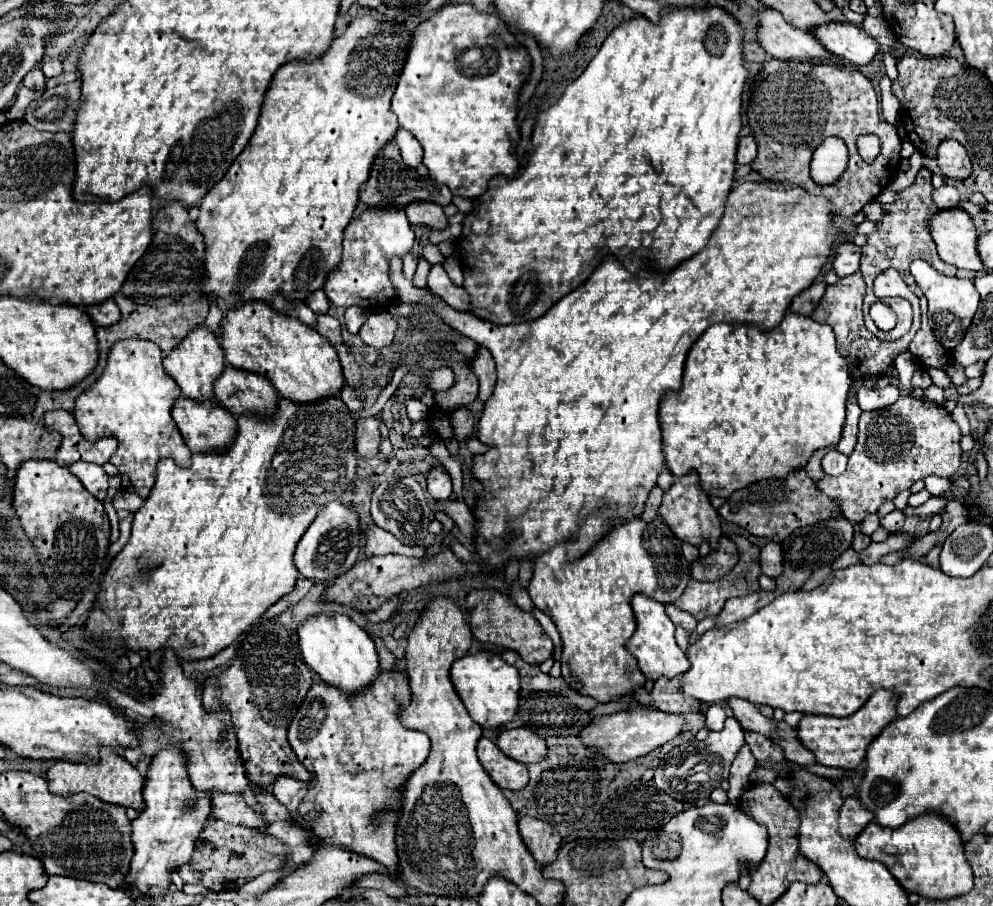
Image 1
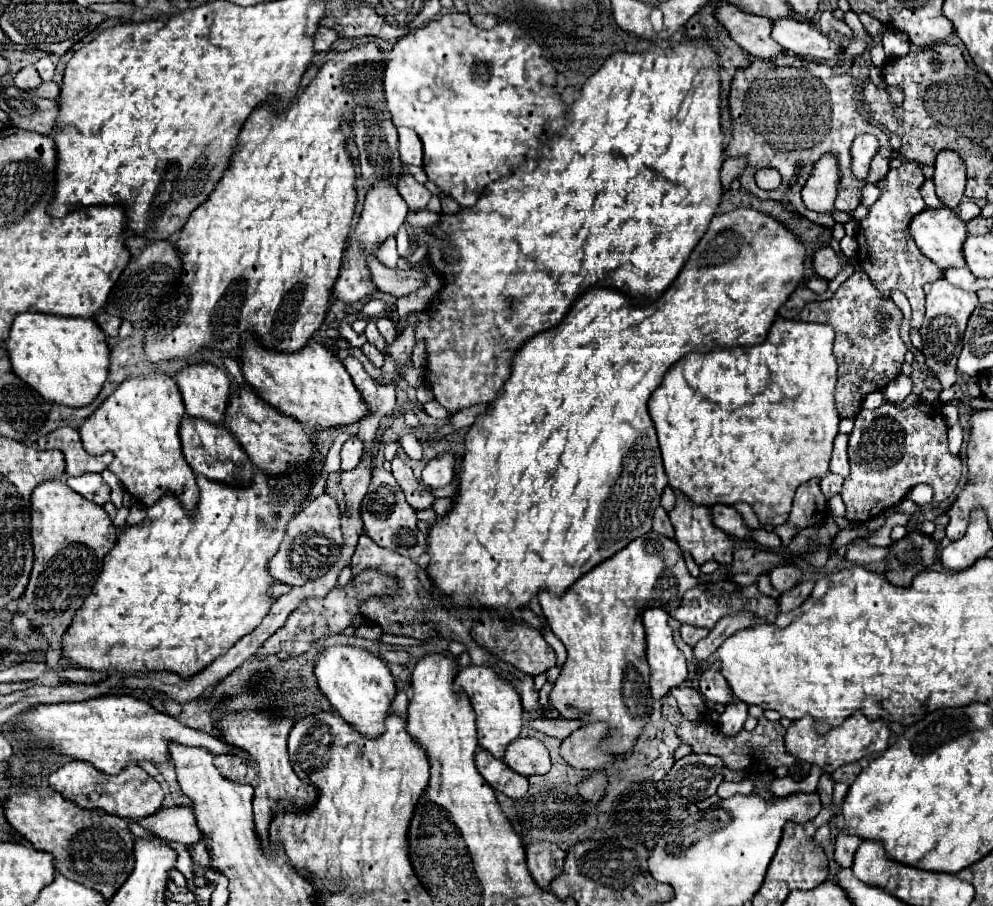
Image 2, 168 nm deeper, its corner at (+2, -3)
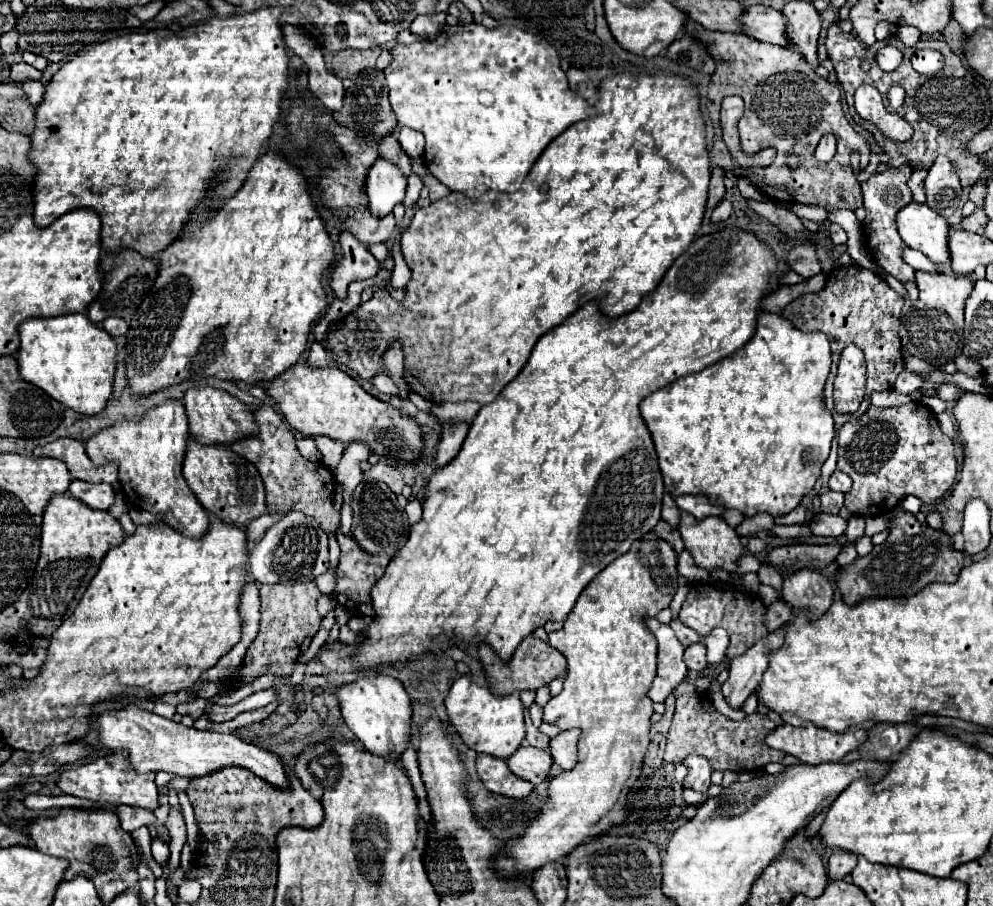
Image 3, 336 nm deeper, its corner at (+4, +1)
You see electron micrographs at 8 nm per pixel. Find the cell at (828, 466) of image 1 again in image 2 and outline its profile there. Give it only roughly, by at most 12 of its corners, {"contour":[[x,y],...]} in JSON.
{"contour":[[828,472],[820,480],[824,496],[840,492],[842,478],[840,474]]}

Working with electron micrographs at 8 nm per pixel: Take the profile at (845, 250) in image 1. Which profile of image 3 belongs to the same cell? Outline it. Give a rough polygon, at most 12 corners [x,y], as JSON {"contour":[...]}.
{"contour":[[810,242],[788,252],[786,262],[802,278],[822,272]]}

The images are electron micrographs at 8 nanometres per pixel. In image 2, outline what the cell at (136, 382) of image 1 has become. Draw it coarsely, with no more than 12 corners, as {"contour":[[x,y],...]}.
{"contour":[[164,372],[132,374],[82,422],[88,454],[142,506],[196,476],[178,436],[182,396]]}

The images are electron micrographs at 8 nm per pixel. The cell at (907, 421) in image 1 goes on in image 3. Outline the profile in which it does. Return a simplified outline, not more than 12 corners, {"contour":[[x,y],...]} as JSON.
{"contour":[[920,402],[870,406],[838,434],[844,506],[882,516],[956,480],[952,440]]}

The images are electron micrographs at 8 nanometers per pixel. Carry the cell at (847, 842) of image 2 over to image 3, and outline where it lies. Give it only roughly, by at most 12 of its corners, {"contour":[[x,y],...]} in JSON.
{"contour":[[832,850],[830,880],[844,880],[856,866],[850,852]]}

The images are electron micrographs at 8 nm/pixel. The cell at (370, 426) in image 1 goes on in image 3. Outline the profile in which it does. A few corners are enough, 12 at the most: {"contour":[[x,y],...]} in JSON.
{"contour":[[316,436],[316,448],[322,462],[336,470],[344,444]]}

